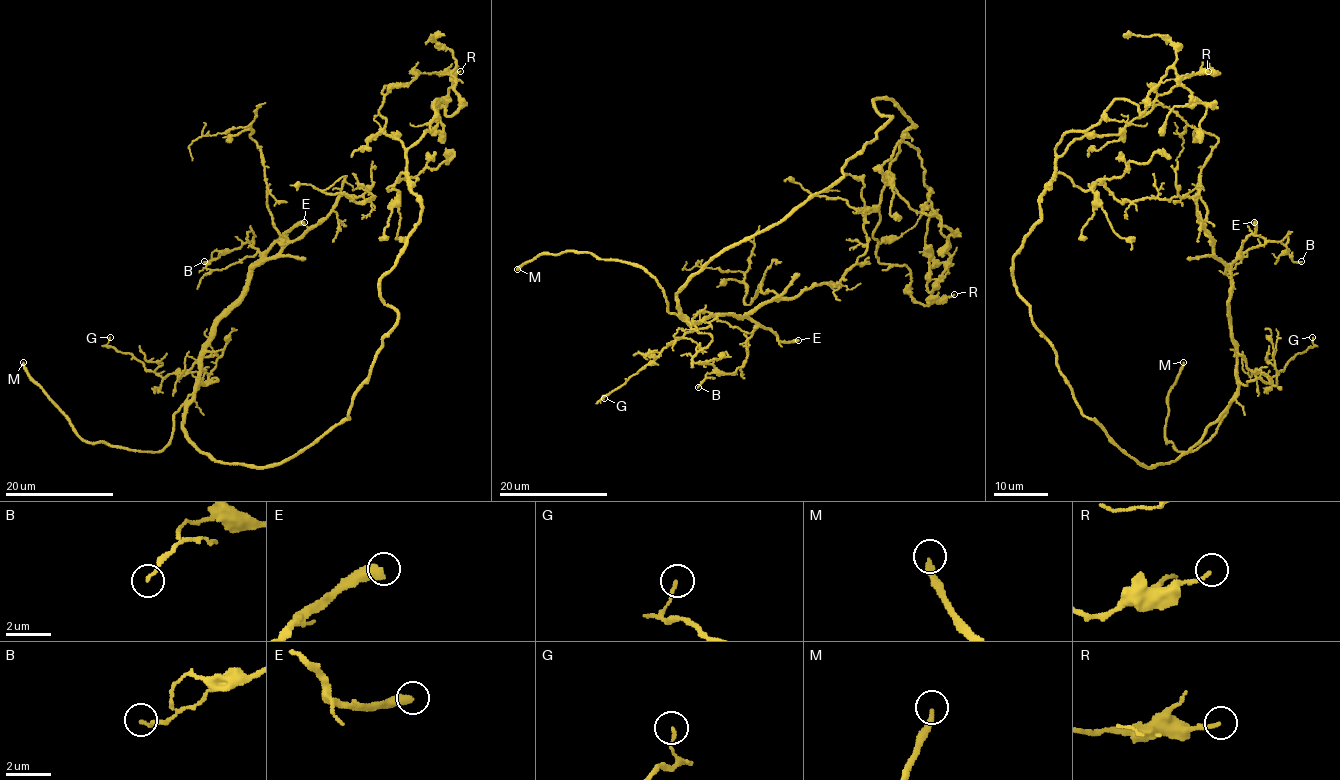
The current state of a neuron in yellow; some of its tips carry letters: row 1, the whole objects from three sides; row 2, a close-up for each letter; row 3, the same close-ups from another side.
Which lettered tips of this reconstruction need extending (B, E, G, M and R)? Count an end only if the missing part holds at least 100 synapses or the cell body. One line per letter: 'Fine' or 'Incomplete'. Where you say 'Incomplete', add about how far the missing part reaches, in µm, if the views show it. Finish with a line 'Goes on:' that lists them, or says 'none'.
B: Fine
E: Incomplete. Missing length about 60 µm
G: Fine
M: Incomplete. Missing length about 25 µm
R: Fine
Goes on: E, M

